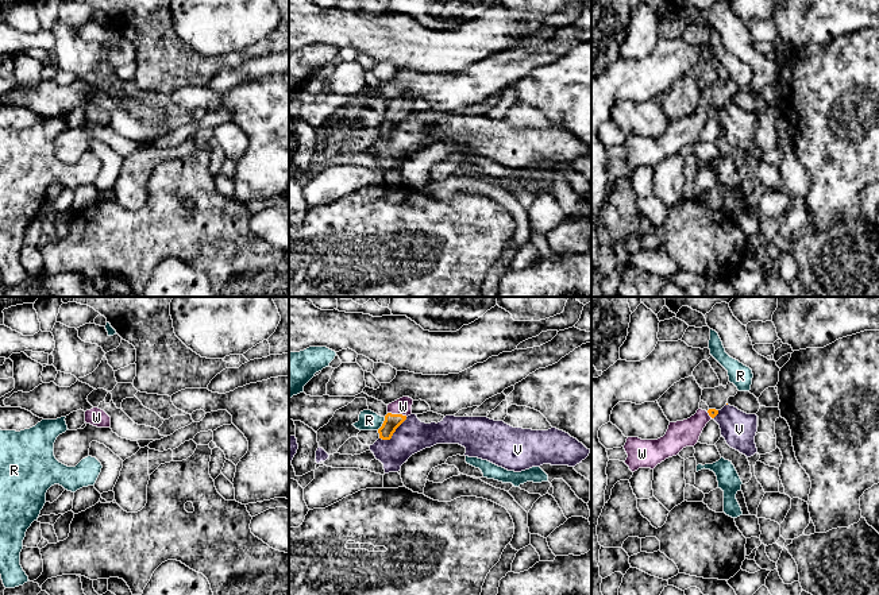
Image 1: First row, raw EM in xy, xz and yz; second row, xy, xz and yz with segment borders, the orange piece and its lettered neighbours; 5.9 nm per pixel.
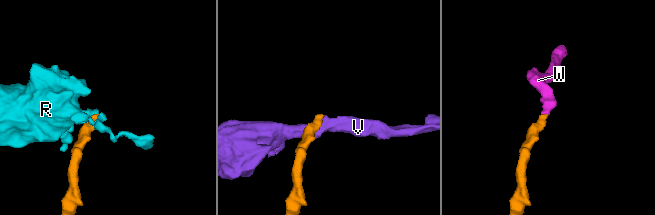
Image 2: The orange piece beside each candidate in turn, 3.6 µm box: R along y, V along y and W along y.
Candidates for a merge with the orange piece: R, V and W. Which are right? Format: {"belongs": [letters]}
{"belongs": ["W"]}

